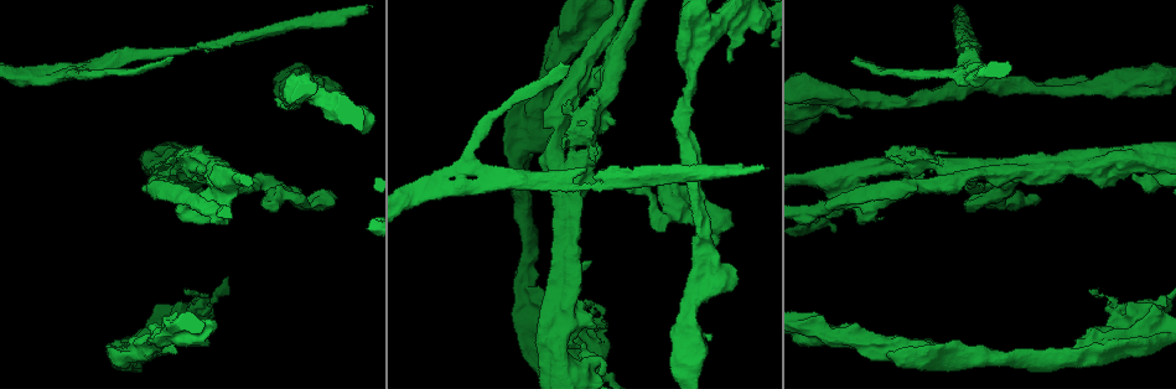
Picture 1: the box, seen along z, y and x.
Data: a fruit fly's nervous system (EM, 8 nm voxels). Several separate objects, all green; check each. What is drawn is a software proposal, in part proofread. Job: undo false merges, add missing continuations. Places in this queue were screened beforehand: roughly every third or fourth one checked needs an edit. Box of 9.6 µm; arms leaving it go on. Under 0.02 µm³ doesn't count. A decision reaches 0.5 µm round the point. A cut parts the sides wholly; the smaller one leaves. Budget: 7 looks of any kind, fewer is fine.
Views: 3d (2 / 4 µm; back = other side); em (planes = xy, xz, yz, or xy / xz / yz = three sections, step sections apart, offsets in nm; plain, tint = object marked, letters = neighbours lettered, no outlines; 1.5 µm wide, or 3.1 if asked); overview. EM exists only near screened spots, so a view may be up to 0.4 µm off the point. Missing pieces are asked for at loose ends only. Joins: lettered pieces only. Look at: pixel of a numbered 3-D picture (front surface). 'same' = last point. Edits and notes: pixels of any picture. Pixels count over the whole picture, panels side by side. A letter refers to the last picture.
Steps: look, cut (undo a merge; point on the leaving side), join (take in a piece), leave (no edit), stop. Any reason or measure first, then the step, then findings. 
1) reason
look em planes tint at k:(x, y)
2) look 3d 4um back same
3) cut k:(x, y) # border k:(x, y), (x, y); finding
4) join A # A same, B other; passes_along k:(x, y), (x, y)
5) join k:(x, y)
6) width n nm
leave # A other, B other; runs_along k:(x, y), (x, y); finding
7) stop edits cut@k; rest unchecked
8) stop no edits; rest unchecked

four-way junction
look 3d 2um at 1:(213, 179)

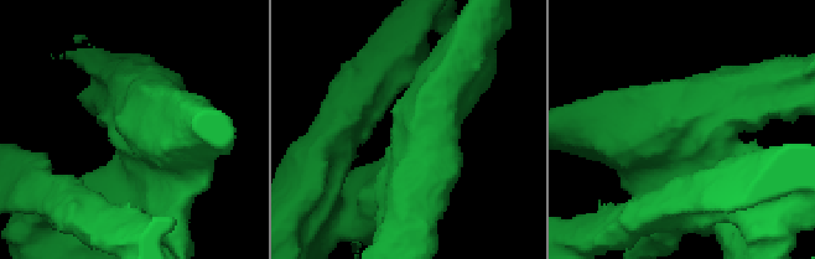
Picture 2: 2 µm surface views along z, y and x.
arms 4
look em planes letters at 2:(134, 122)

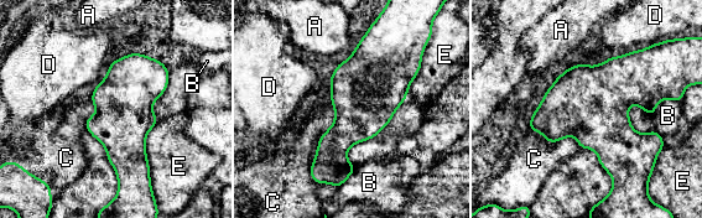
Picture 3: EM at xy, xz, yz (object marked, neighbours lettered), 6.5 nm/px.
leave # A other, B other, C other, D other, E other; border 3:(530, 130), (583, 149); all the same neuron

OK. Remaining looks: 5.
free end
look 3d 2um at 1:(854, 58)

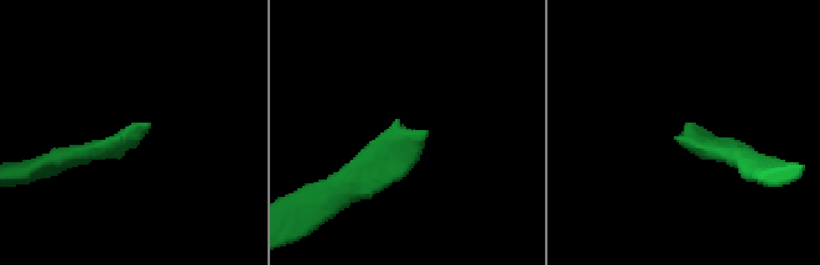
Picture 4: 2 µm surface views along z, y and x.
look em yz step 4 tint at 4:(427, 133)

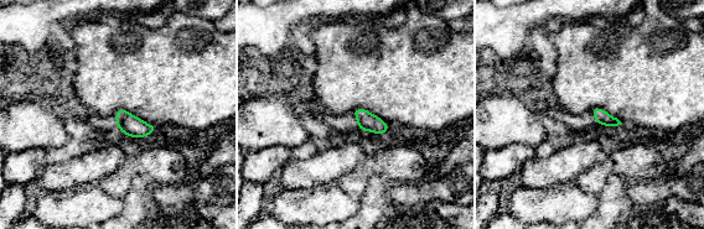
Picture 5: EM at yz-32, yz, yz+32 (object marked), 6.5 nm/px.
cut it another way
look em planes letters same

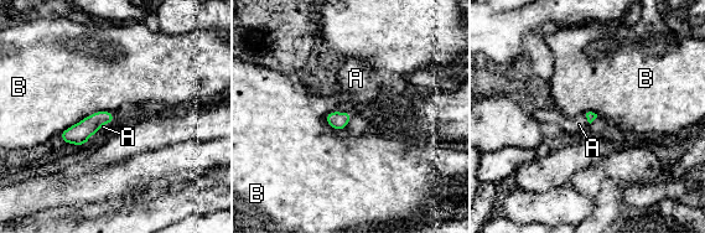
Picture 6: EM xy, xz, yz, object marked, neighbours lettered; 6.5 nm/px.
join 6:(356, 78) # A same, B other; passes_along 6:(337, 120), (343, 113), (356, 78); it goes on there

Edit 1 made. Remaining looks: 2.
stop edits join@6; rest unchecked

